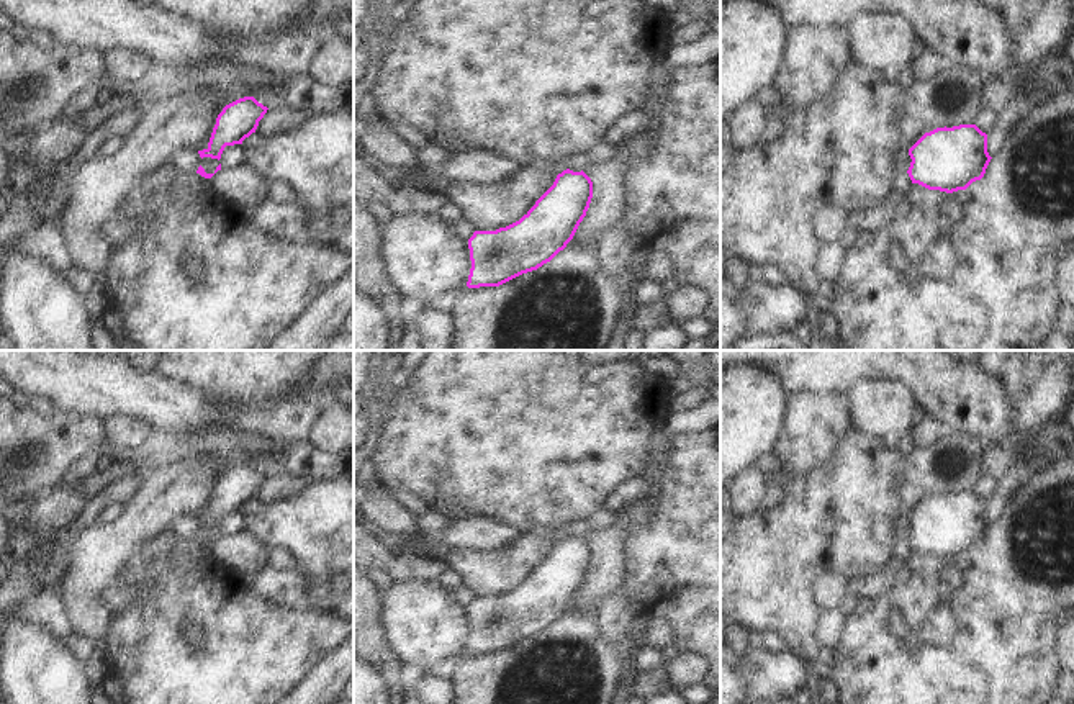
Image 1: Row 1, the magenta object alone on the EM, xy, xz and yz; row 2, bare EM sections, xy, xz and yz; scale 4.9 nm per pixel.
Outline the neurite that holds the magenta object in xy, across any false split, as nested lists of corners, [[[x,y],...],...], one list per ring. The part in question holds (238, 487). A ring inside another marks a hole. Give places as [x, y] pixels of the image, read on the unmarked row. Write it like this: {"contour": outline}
{"contour": [[[244,463],[226,472],[216,485],[208,514],[198,517],[200,524],[219,527],[226,512],[242,511],[246,504],[255,499],[267,476],[254,463]]]}

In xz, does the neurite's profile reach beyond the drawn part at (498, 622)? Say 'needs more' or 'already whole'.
already whole

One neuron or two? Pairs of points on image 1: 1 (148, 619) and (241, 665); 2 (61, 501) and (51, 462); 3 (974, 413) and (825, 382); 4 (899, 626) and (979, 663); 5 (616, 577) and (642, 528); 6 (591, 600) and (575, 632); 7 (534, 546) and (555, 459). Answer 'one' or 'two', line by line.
1: one
2: two
3: one
4: two
5: two
6: two
7: two

